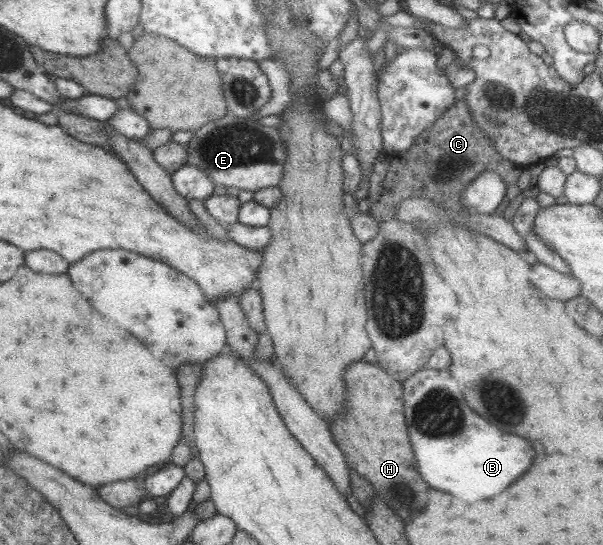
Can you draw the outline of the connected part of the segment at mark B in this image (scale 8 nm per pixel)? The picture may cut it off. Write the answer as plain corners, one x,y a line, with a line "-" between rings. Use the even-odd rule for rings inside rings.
424,367
401,385
406,433
417,472
428,487
470,503
474,499
494,497
530,465
532,447
518,435
502,433
470,411
448,370

